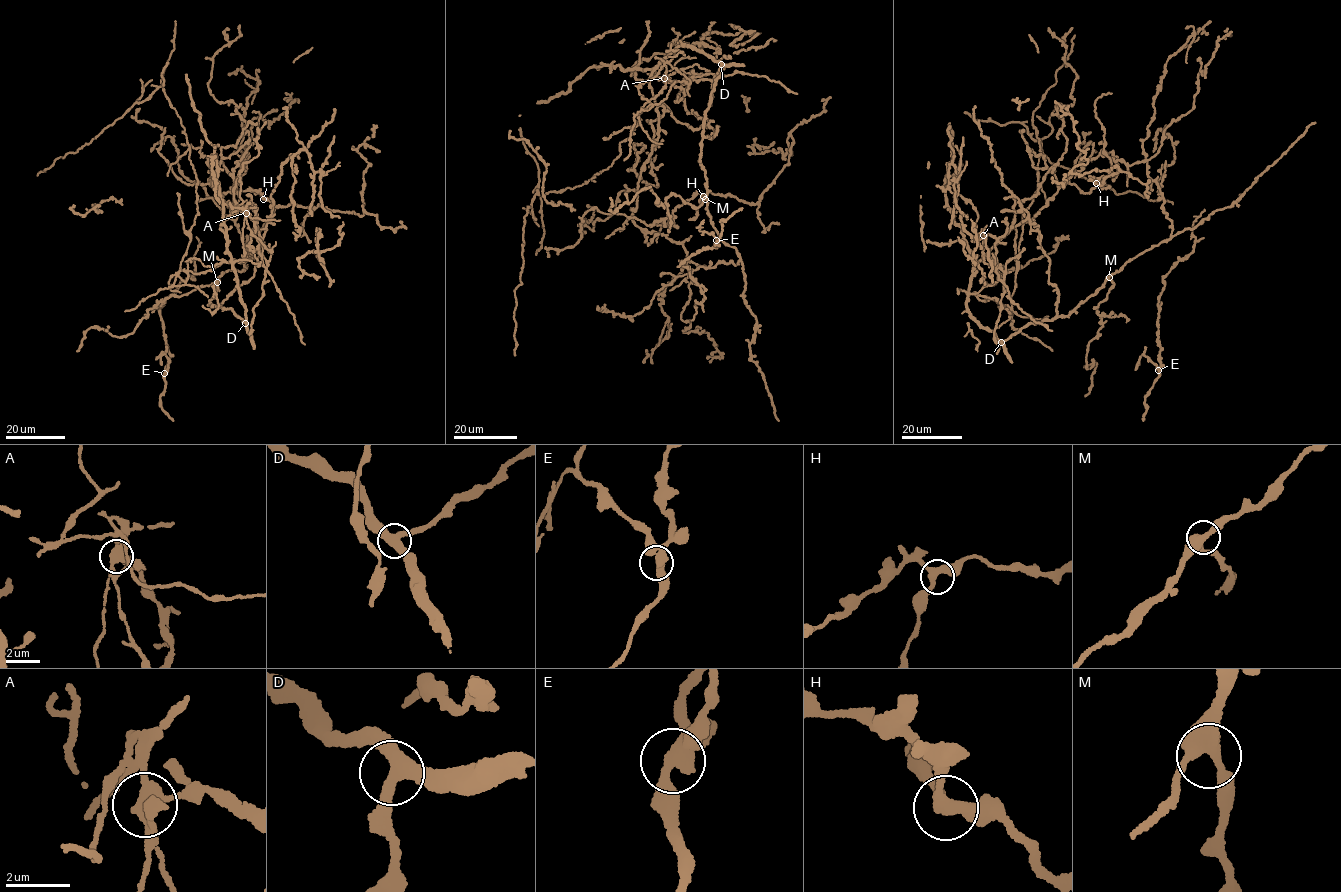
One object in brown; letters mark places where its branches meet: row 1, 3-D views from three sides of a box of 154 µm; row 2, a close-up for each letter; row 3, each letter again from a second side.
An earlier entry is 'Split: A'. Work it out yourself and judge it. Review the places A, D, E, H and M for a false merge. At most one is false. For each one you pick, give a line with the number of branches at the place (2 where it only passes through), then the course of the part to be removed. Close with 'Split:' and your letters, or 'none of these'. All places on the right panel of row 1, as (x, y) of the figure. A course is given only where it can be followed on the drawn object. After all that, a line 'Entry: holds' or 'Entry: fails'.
A: 3 branches meet; foreign part runs (983, 236), (1001, 278), (975, 293), (1009, 315), (1022, 214), (1038, 185), (1032, 112), (1056, 83), (1075, 35)
Split: A
Entry: holds

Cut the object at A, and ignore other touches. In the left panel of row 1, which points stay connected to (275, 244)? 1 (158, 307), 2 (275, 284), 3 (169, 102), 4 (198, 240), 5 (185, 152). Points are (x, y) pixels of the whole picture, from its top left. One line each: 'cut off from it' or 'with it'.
1: cut off from it
2: with it
3: with it
4: cut off from it
5: with it

